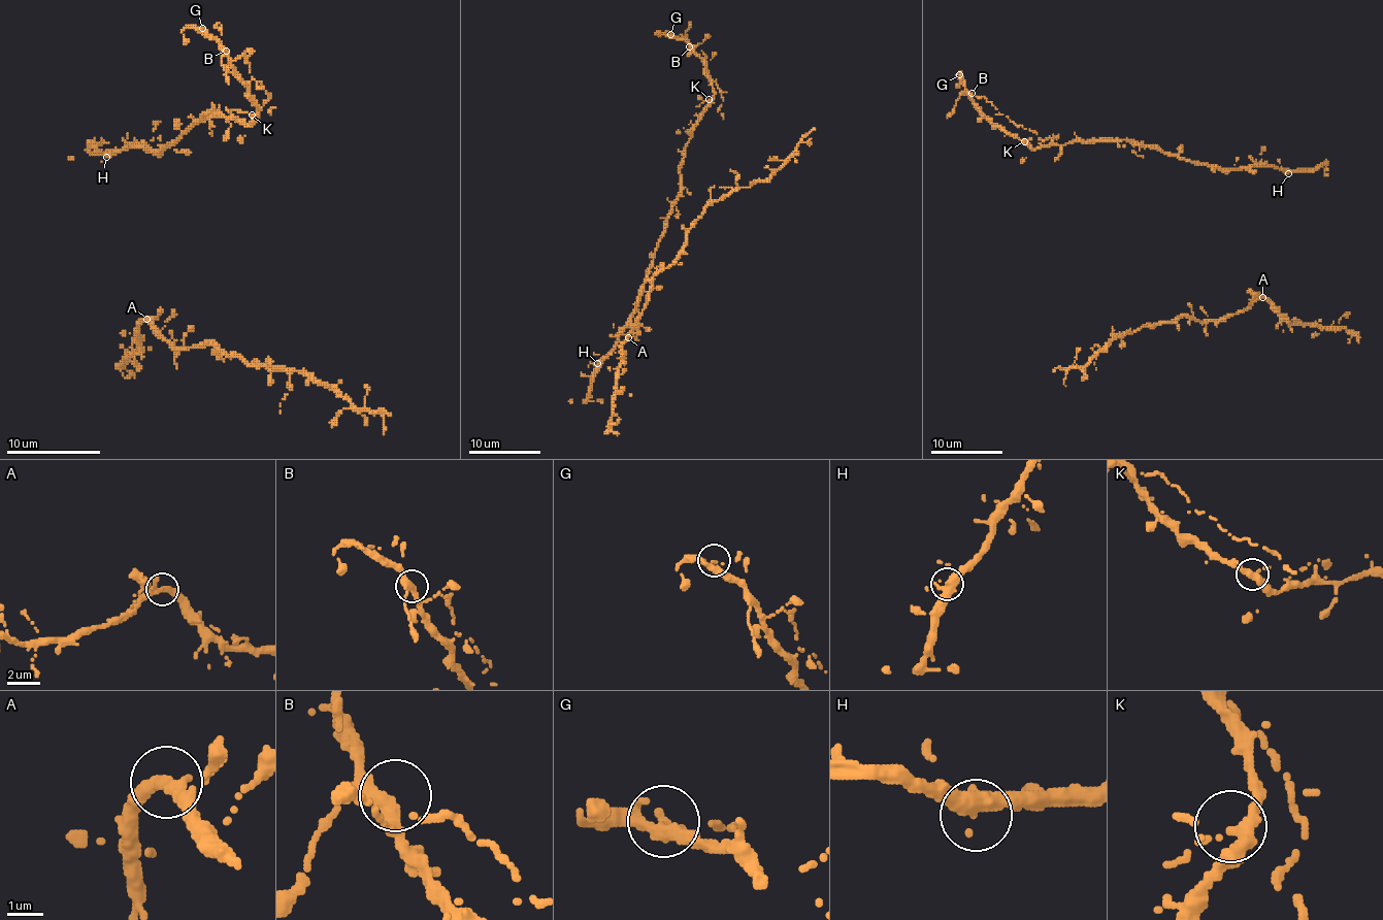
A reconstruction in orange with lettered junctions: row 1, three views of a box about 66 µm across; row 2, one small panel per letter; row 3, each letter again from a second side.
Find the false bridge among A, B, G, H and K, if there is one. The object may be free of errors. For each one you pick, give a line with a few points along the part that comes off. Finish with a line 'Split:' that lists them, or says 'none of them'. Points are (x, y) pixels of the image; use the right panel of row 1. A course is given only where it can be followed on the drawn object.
Split: none of them

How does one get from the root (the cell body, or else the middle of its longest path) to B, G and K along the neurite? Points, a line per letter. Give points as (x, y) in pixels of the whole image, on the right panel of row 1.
B: (1252, 173), (1247, 168), (1193, 163), (1125, 139), (1069, 141), (1033, 149), (995, 127), (974, 102), (972, 93)
G: (1252, 173), (1247, 168), (1193, 163), (1125, 139), (1069, 141), (1033, 149), (986, 118), (959, 74)
K: (1252, 173), (1247, 168), (1193, 163), (1125, 139), (1069, 141), (1034, 149), (1024, 141)

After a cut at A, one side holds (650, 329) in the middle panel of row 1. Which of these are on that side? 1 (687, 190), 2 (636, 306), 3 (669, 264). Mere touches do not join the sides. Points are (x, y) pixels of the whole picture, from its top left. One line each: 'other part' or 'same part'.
1: other part
2: other part
3: same part

